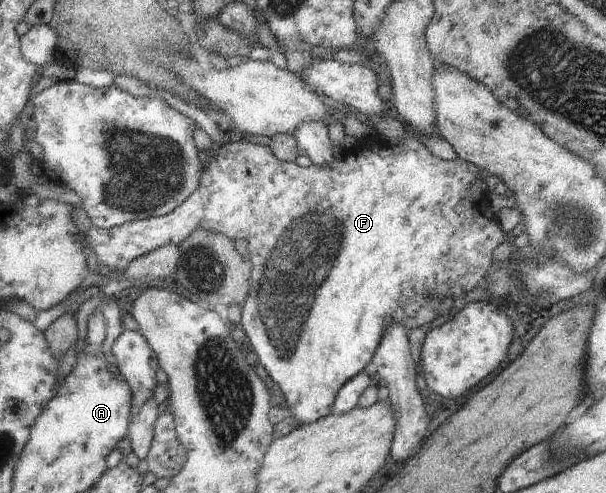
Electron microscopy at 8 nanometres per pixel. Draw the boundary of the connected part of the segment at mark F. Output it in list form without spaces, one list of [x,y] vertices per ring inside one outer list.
[[[406,128],[403,141],[399,141],[397,145],[389,145],[383,139],[379,139],[379,143],[375,141],[369,143],[369,139],[359,139],[358,145],[353,149],[334,155],[329,167],[317,167],[315,163],[312,163],[310,167],[301,167],[297,163],[279,159],[274,155],[270,145],[242,143],[238,139],[215,147],[210,153],[208,163],[207,171],[203,173],[201,187],[195,191],[194,195],[191,195],[190,199],[186,200],[186,203],[169,215],[133,221],[110,229],[102,229],[91,224],[85,231],[77,227],[75,233],[77,233],[81,247],[89,247],[98,262],[111,267],[111,278],[117,281],[125,280],[123,271],[127,271],[131,261],[161,247],[181,243],[197,229],[209,229],[209,231],[227,235],[230,239],[245,241],[249,247],[247,256],[251,259],[253,271],[251,271],[249,295],[242,307],[240,324],[248,338],[251,339],[255,351],[259,351],[259,359],[267,367],[265,370],[269,371],[268,375],[284,394],[288,404],[287,413],[297,421],[296,428],[301,425],[311,425],[317,419],[331,414],[331,405],[335,401],[335,395],[338,395],[338,391],[347,381],[358,375],[370,362],[379,344],[379,337],[383,337],[383,331],[387,331],[389,325],[403,323],[401,327],[409,330],[415,327],[429,328],[433,323],[442,321],[443,319],[437,319],[437,317],[447,315],[455,299],[464,297],[467,291],[477,287],[481,277],[490,269],[493,250],[507,239],[506,231],[501,231],[495,214],[489,209],[488,195],[481,187],[483,181],[481,171],[475,165],[463,161],[461,157],[456,157],[451,161],[442,161],[434,157],[408,128]]]

